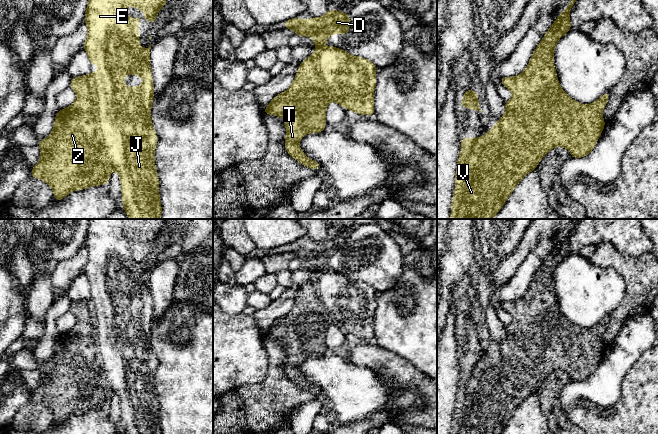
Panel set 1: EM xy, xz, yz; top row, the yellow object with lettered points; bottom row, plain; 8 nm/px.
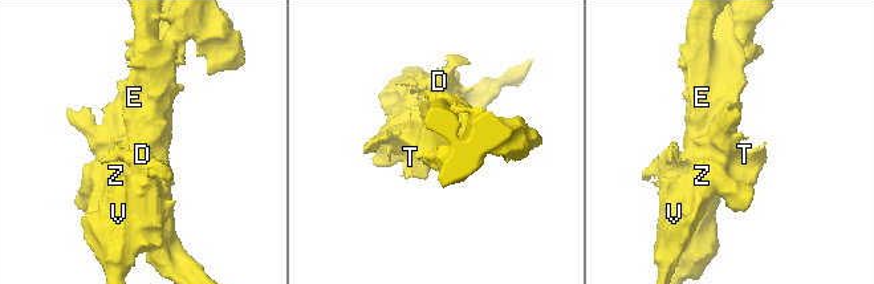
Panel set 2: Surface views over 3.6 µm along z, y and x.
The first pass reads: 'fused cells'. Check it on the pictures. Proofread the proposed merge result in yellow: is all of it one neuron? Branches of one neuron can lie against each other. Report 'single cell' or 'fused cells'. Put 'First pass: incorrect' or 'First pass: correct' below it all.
fused cells
First pass: correct

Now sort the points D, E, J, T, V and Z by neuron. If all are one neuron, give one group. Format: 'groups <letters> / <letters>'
groups D E J T / V Z

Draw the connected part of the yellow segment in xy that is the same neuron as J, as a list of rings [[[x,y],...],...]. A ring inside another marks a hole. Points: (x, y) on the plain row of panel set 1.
[[[90,219],[86,240],[85,240],[85,247],[88,251],[88,260],[84,267],[84,274],[88,278],[88,282],[90,284],[90,288],[97,288],[101,290],[100,295],[94,295],[90,299],[83,299],[79,301],[72,302],[70,305],[70,311],[77,317],[77,322],[75,324],[77,328],[77,335],[79,335],[79,331],[85,328],[89,328],[92,326],[91,318],[93,311],[95,314],[95,333],[98,337],[95,339],[95,347],[99,351],[99,357],[103,360],[103,379],[107,383],[107,391],[110,395],[116,394],[120,399],[120,406],[122,411],[122,426],[123,431],[125,434],[162,434],[160,429],[160,422],[159,422],[159,402],[157,400],[157,395],[154,386],[154,375],[156,372],[156,368],[158,366],[157,359],[152,351],[151,346],[151,329],[154,322],[154,312],[153,312],[153,305],[152,305],[152,296],[149,286],[149,278],[151,273],[151,267],[148,272],[141,273],[140,266],[139,266],[139,242],[131,243],[127,240],[124,236],[124,233],[130,228],[133,232],[142,233],[145,236],[144,242],[147,243],[148,247],[153,247],[157,241],[158,235],[168,226],[168,223],[164,222],[163,219]],[[127,298],[134,298],[134,299],[141,299],[144,307],[140,311],[125,311],[124,310],[124,300]]]

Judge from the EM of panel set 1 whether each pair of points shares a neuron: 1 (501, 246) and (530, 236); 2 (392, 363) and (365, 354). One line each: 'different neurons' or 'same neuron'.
1: different neurons
2: same neuron

